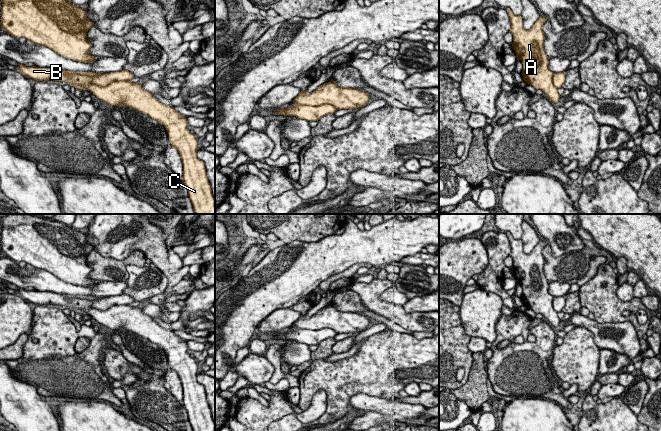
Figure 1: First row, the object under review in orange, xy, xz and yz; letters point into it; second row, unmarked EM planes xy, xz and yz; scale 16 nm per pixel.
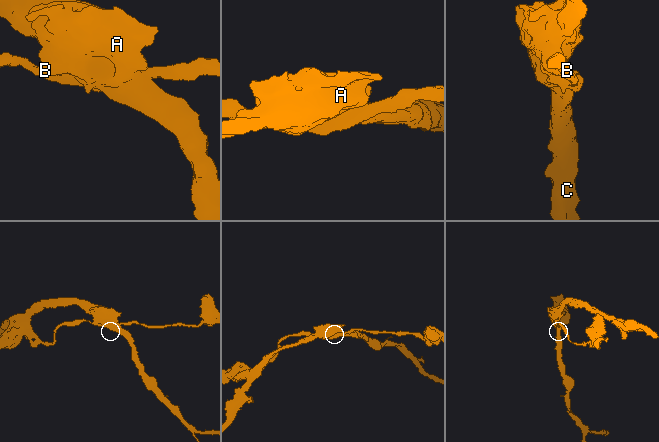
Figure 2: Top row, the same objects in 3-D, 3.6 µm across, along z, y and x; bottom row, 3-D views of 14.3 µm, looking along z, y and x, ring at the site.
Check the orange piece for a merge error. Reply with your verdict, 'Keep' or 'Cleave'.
Keep

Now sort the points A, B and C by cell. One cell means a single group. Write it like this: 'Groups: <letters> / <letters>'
Groups: A B C

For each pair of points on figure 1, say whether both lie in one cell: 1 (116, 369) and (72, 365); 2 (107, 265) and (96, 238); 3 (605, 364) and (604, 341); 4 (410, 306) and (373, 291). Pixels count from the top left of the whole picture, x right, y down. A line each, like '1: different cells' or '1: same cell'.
1: different cells
2: different cells
3: different cells
4: different cells

